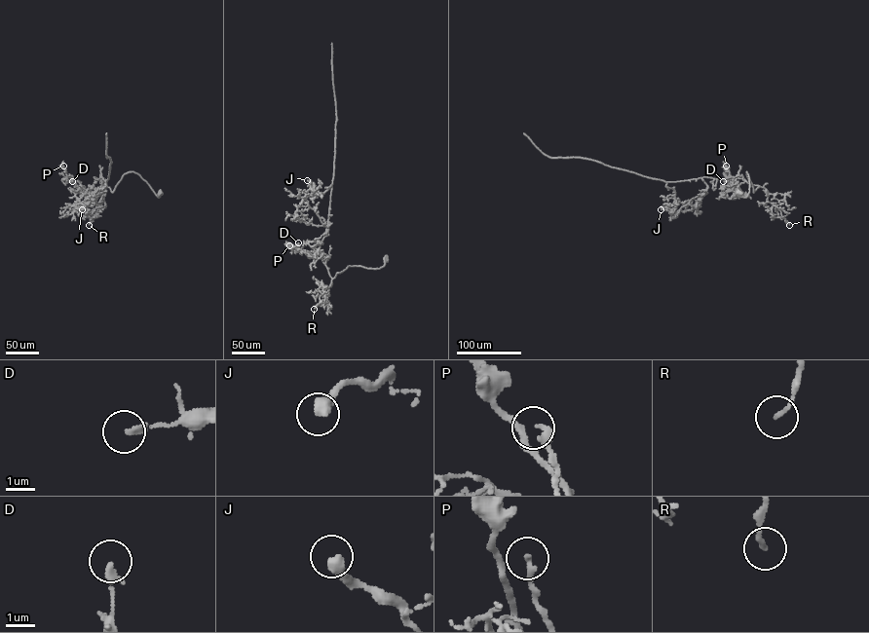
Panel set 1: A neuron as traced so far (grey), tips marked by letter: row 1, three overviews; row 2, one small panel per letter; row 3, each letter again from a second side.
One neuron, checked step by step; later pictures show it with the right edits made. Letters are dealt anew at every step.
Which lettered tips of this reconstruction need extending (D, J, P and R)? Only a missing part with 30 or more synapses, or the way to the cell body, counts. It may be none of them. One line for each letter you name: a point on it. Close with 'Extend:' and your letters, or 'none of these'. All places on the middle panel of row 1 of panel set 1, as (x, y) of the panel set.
Extend: none of these

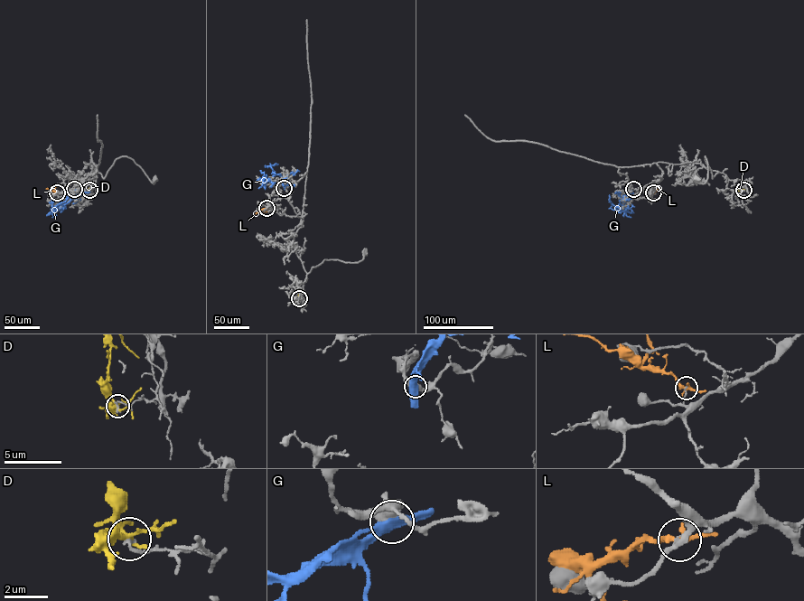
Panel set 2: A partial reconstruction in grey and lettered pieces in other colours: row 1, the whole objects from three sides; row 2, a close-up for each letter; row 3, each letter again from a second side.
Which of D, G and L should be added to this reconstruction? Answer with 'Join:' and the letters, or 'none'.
Join: none

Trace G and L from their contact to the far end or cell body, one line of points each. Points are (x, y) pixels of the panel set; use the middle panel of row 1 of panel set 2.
G: (285, 188), (285, 181), (280, 174), (266, 182), (260, 170)
L: (266, 208), (256, 213)

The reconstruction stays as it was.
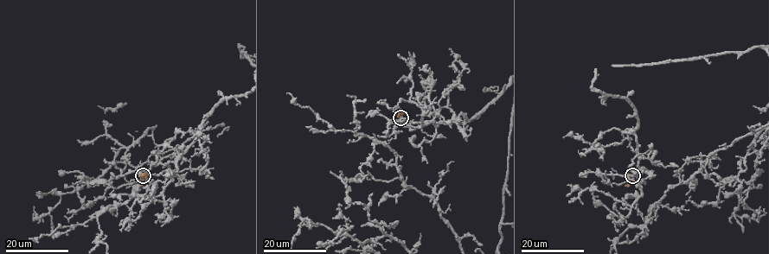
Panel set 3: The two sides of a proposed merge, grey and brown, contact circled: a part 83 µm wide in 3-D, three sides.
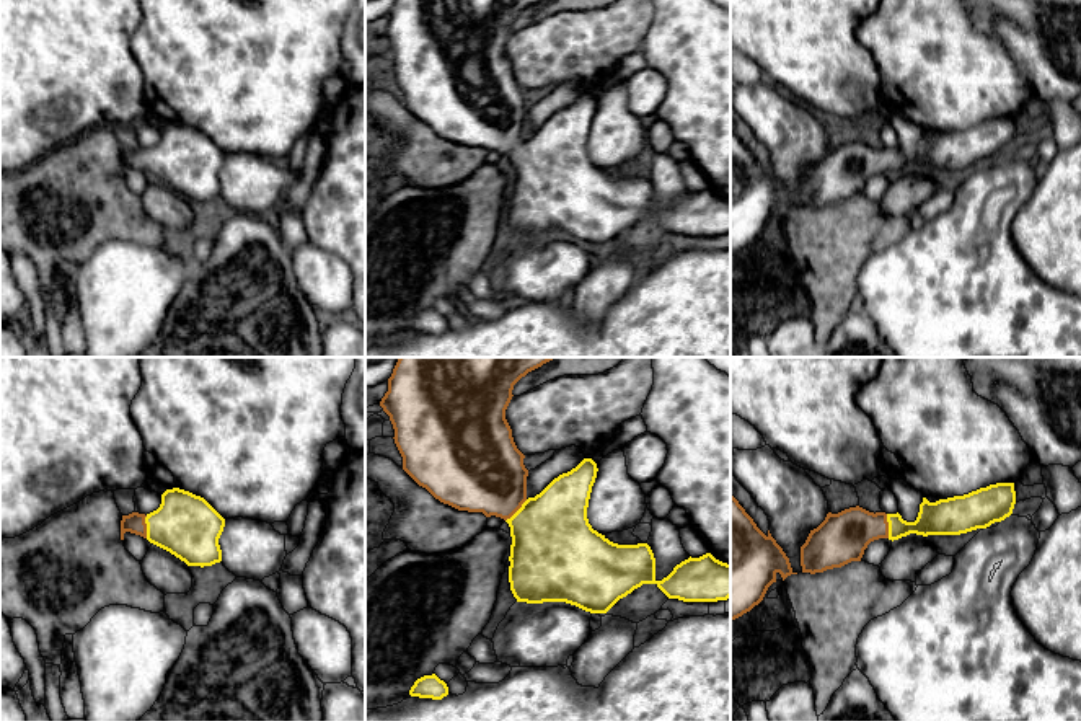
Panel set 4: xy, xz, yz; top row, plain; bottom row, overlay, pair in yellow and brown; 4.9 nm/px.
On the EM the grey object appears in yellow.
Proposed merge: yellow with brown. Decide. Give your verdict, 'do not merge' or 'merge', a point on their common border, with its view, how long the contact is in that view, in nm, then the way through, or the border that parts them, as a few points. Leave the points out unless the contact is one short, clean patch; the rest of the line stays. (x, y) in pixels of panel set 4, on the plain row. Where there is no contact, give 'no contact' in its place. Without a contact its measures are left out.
merge; meets yellow in yz at (889, 160); contact 120 nm long; runs through yz (938, 152), (920, 162), (889, 160), (855, 162), (840, 173)

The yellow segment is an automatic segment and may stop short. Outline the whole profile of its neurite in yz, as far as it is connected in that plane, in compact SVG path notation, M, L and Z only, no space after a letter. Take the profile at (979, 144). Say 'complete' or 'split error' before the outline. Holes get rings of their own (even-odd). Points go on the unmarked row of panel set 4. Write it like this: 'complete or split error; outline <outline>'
split error; outline M996 117L936 137L923 132L915 157L903 155L898 147L874 148L859 140L838 148L828 147L801 181L802 207L815 209L861 196L867 179L879 173L893 176L910 168L960 170L986 163L1009 152L1014 139L1014 117Z

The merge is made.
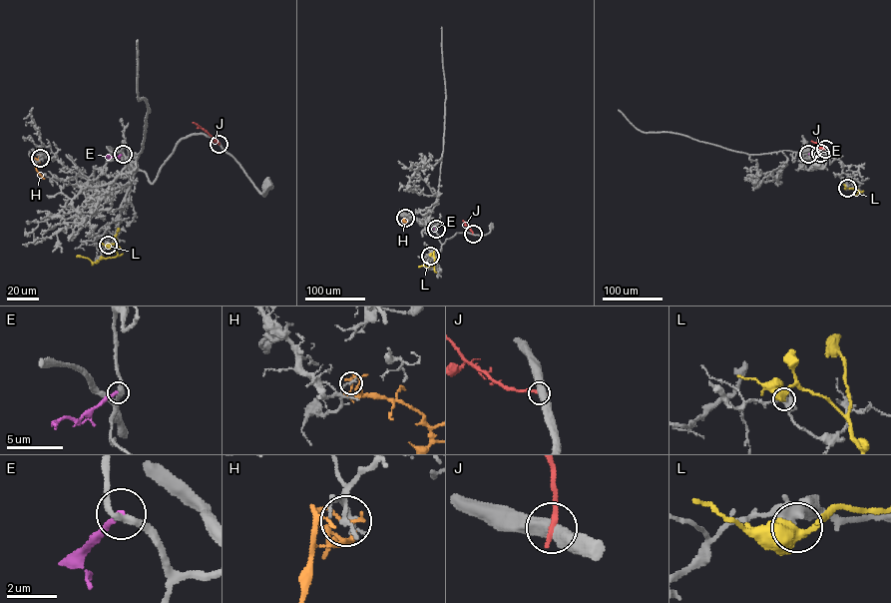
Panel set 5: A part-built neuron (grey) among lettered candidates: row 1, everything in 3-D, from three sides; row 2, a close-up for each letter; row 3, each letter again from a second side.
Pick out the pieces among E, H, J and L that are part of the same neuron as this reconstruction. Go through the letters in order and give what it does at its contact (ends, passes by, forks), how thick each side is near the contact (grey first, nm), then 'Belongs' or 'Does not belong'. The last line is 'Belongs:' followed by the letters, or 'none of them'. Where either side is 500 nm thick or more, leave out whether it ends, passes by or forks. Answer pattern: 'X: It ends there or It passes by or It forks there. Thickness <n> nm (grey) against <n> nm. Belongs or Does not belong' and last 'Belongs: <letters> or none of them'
E: It ends there. Thickness 320 nm (grey) against 240 nm. Does not belong
H: It ends there. Thickness 200 nm (grey) against 170 nm. Does not belong
J: It ends there. Thickness 480 nm (grey) against 240 nm. Does not belong
L: It passes by. Thickness 320 nm (grey) against 420 nm. Does not belong
Belongs: none of them

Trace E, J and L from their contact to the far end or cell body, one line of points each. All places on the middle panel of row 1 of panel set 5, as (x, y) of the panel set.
E: (436, 230), (430, 218)
J: (473, 234), (462, 221)
L: (430, 256), (435, 259), (434, 268), (418, 267)

